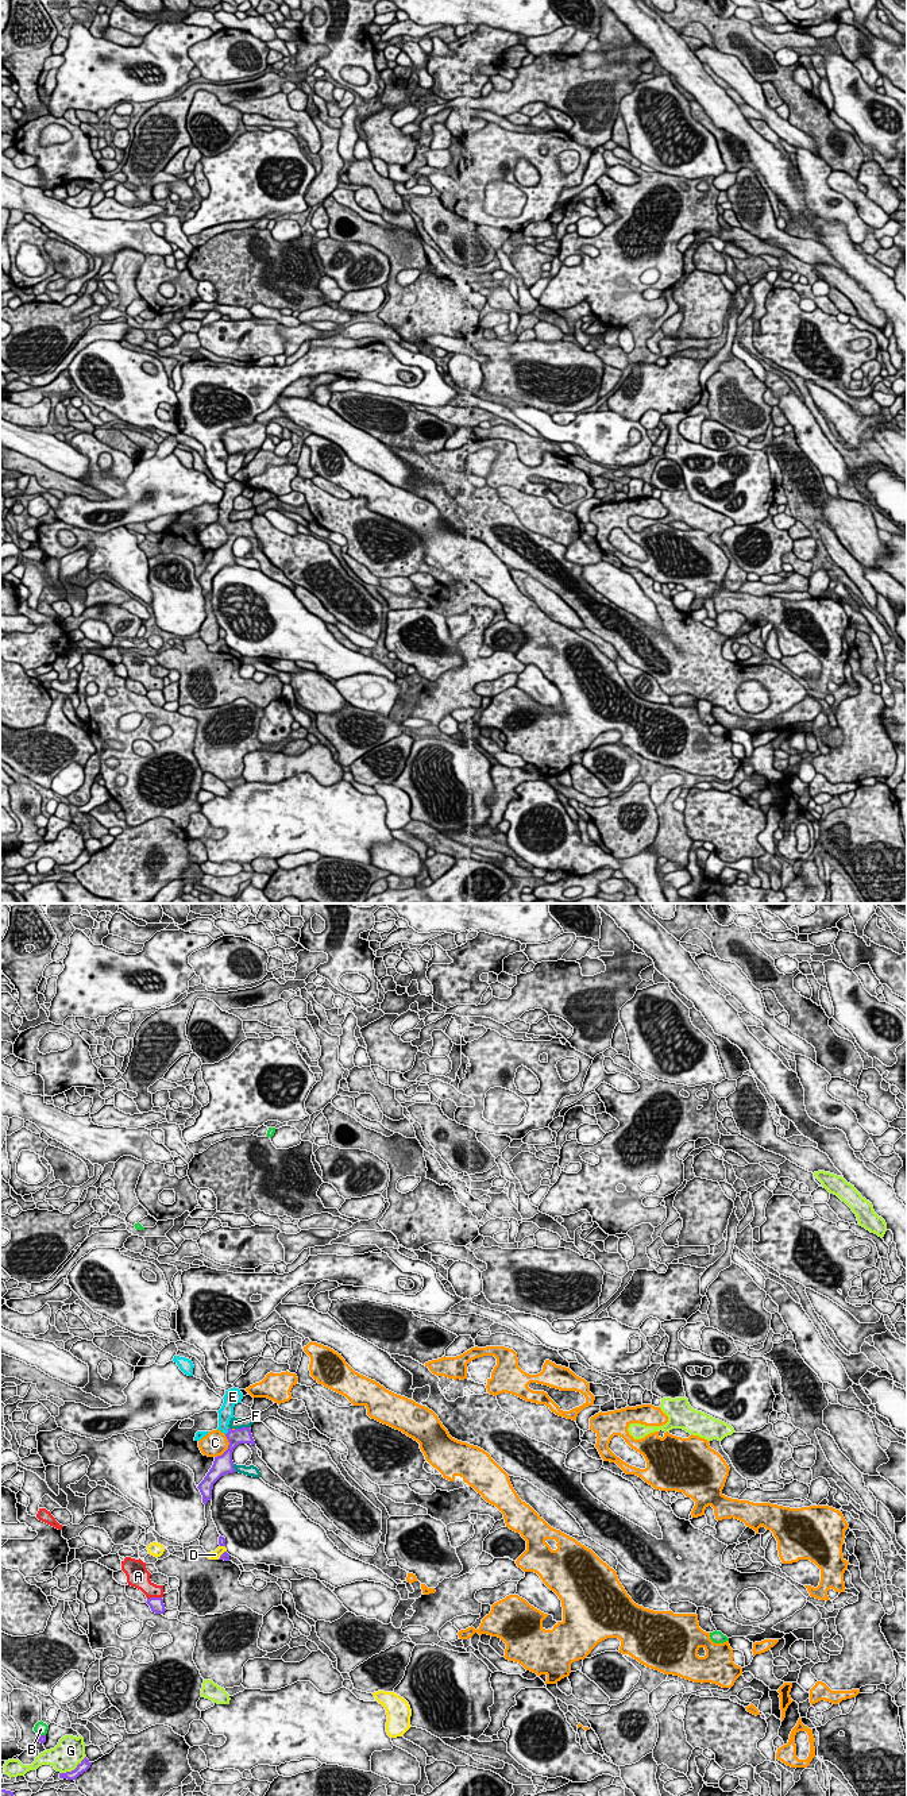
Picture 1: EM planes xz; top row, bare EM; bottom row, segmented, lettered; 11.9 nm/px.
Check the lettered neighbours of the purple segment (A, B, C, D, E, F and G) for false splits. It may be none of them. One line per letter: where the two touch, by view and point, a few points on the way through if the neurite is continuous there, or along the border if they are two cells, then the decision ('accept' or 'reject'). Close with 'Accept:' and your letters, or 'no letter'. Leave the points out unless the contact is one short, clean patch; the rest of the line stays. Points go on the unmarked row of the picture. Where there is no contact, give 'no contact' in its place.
A: meets purple in xz at (154, 690); border along xz (161, 689), (150, 689), (147, 692); reject
B: meets purple in xz at (42, 828); reject
C: meets purple in xz at (228, 540); reject
D: meets purple in xz at (222, 647); reject
E: meets purple in xz at (228, 524); runs through xz (239, 528), (228, 524), (226, 505); accept
F: meets purple in xz at (242, 520); reject
G: meets purple in xz at (74, 862); reject
Accept: E

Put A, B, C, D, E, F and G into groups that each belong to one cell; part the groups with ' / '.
A / B / C / D / E / F / G

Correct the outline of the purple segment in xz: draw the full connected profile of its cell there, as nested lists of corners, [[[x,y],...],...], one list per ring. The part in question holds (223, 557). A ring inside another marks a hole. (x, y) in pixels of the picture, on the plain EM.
[[[231,481],[225,483],[224,496],[219,505],[219,520],[221,525],[225,527],[229,537],[228,542],[221,547],[215,550],[213,558],[204,570],[204,573],[198,577],[198,582],[202,587],[202,596],[207,597],[208,593],[212,591],[213,577],[224,567],[236,564],[232,554],[232,544],[239,536],[251,536],[255,537],[255,533],[251,527],[250,520],[242,521],[229,521],[229,513],[233,510],[233,500],[238,496],[242,496],[243,486],[239,481]]]

